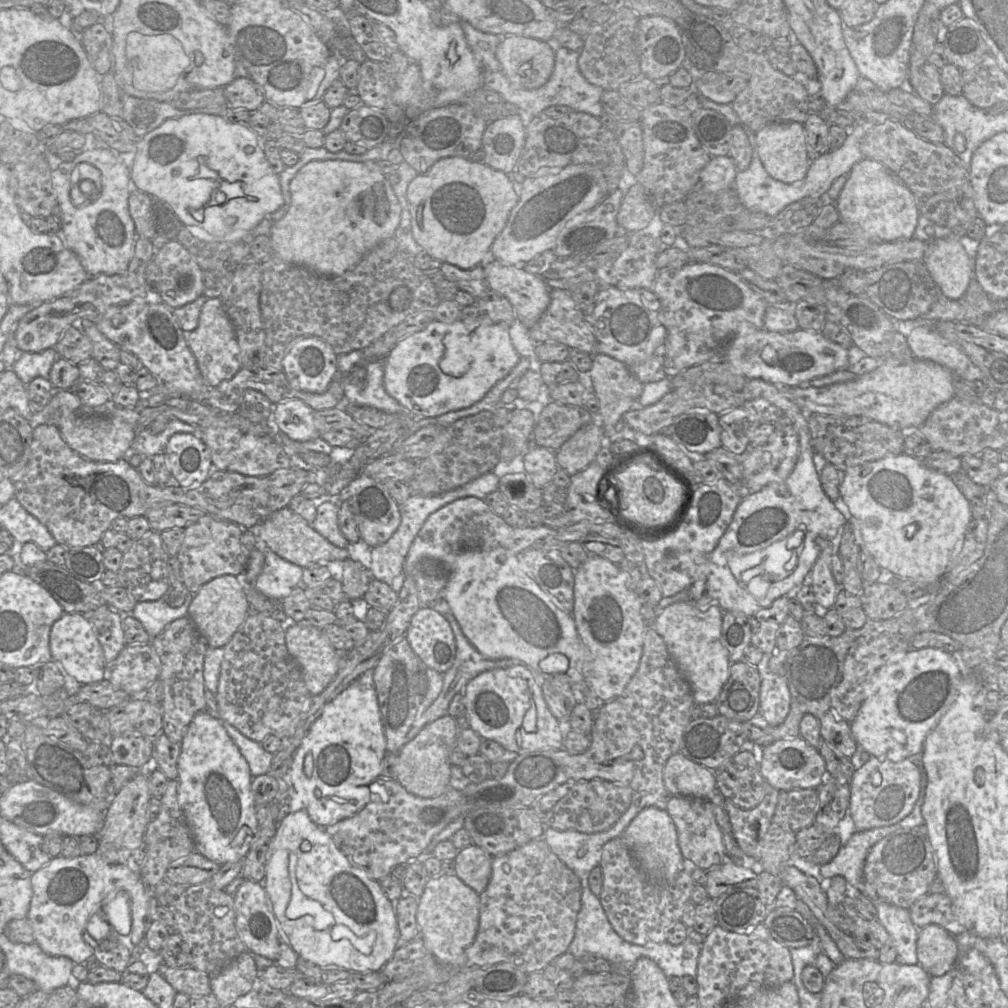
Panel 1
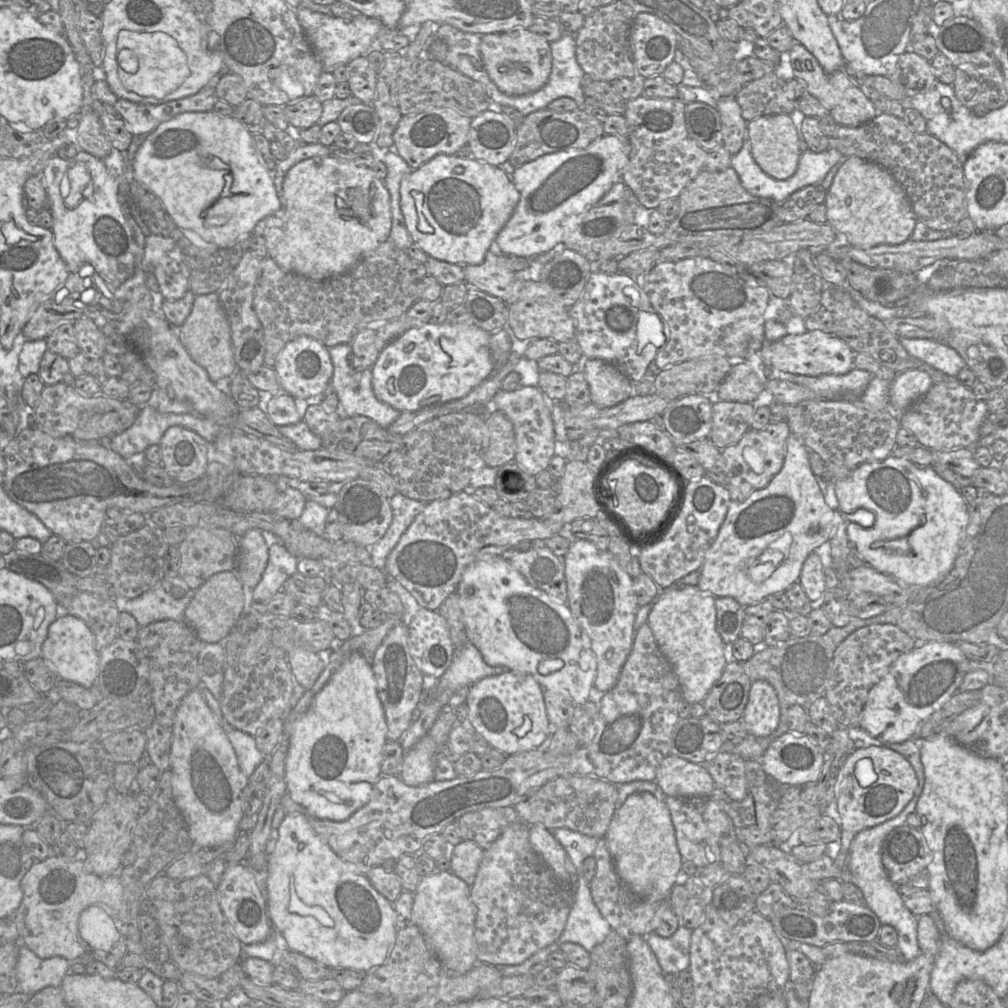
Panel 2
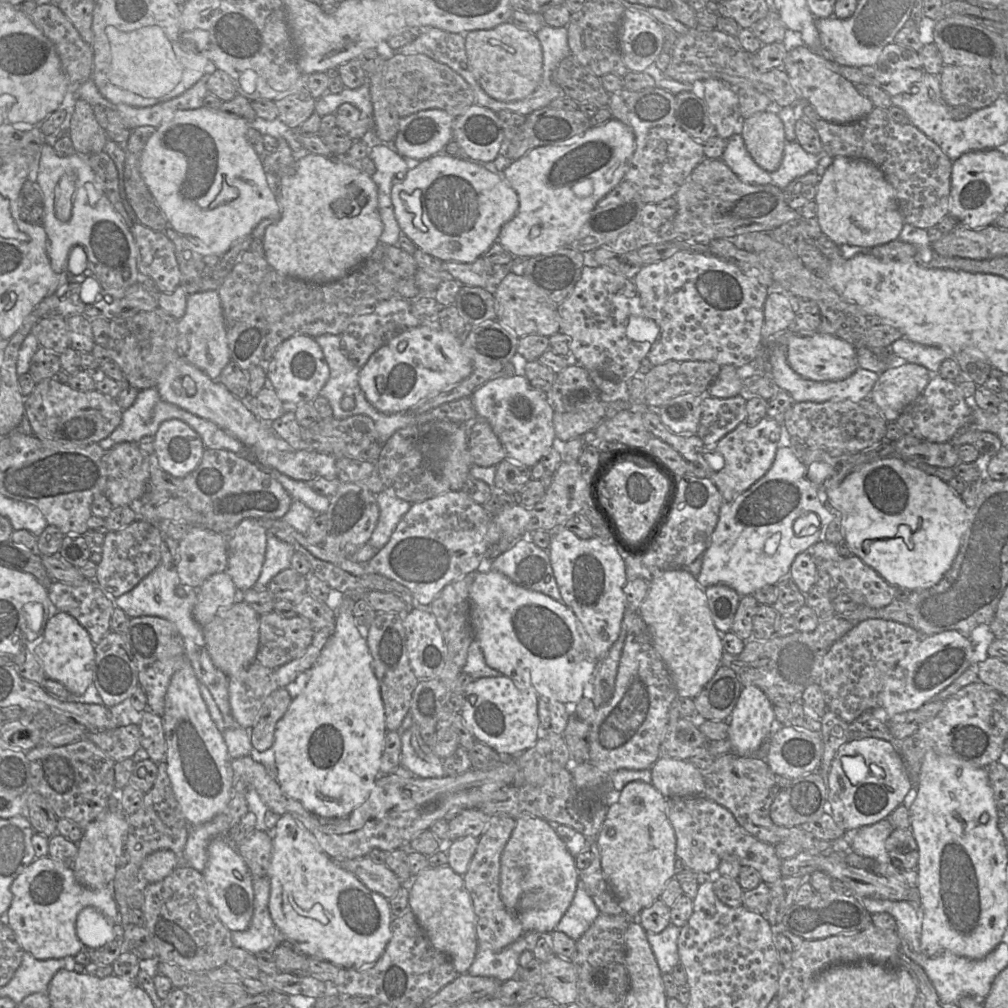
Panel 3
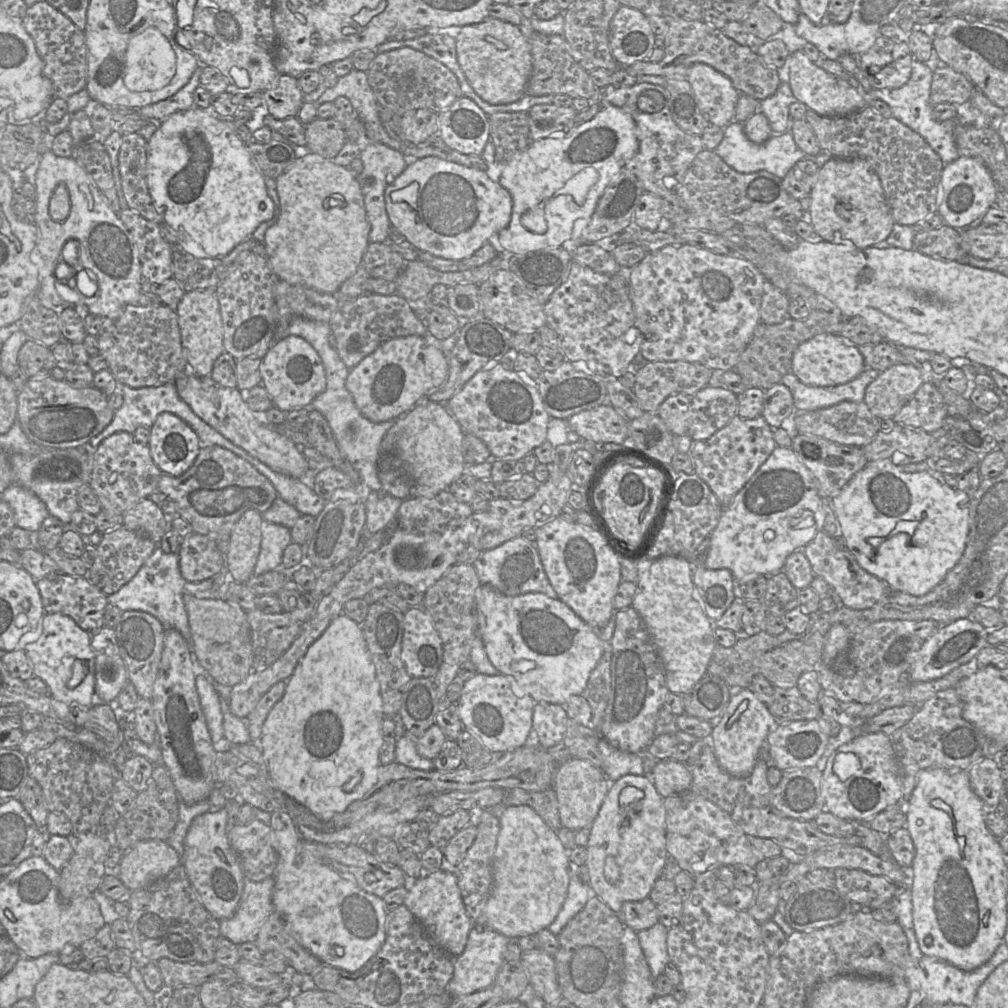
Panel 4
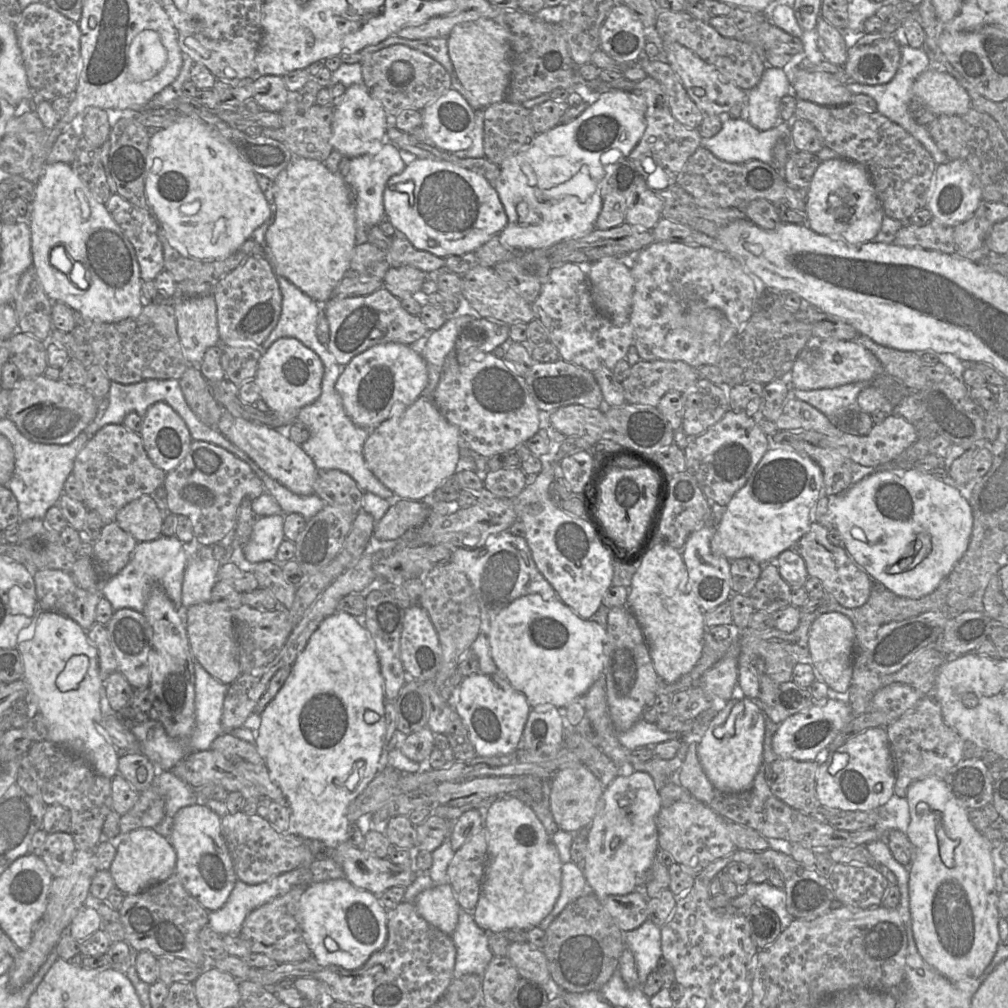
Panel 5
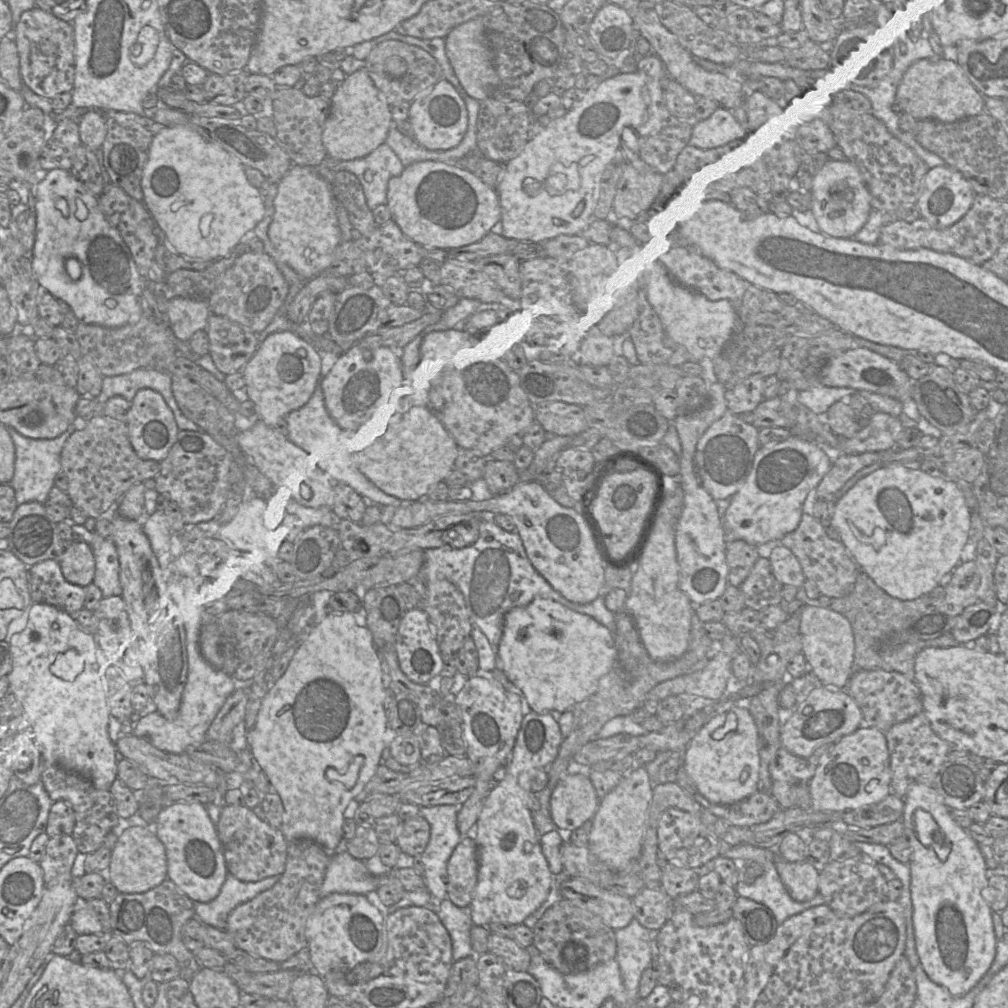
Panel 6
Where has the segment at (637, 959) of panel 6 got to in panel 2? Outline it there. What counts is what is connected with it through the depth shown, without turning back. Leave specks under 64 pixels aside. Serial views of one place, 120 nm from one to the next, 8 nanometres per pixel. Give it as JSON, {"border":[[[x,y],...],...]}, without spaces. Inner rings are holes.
{"border":[[[679,925],[669,937],[661,937],[654,931],[642,935],[664,974],[677,974],[689,970],[692,930]]]}

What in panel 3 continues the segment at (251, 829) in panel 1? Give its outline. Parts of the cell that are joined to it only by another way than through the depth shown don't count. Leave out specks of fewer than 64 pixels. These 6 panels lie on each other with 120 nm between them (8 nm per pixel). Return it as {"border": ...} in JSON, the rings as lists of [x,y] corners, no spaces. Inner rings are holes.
{"border":[[[188,659],[171,678],[161,718],[167,747],[167,773],[174,795],[190,826],[209,822],[227,808],[234,796],[234,773],[223,733],[210,716]]]}

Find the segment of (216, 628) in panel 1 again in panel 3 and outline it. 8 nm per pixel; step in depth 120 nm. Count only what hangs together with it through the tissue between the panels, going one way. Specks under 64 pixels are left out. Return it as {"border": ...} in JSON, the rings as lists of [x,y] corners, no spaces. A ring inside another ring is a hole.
{"border":[[[219,572],[209,576],[200,586],[192,612],[193,619],[203,627],[222,609],[237,601],[237,588],[229,574]]]}

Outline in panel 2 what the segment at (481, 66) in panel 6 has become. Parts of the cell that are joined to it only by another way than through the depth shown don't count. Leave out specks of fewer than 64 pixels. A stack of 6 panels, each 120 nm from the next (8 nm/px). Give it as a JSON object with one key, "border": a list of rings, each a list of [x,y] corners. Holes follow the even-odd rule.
{"border":[[[516,26],[506,32],[481,36],[483,66],[498,89],[511,96],[531,94],[548,81],[552,69],[550,43],[527,28]]]}

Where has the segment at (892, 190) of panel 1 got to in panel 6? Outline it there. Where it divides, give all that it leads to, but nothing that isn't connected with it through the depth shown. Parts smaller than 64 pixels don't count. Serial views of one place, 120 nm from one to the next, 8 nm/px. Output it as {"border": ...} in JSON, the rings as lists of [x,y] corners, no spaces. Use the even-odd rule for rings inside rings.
{"border":[[[829,159],[813,175],[811,188],[812,202],[810,211],[820,231],[836,238],[853,238],[865,225],[870,212],[871,194],[858,167],[848,160]]]}

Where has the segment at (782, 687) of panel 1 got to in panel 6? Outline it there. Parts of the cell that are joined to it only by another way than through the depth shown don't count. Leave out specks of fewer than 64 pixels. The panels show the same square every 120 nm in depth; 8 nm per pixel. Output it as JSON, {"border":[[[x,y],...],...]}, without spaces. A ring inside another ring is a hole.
{"border":[[[732,707],[705,724],[686,747],[684,767],[698,792],[714,804],[735,804],[758,791],[758,732],[748,709]]]}

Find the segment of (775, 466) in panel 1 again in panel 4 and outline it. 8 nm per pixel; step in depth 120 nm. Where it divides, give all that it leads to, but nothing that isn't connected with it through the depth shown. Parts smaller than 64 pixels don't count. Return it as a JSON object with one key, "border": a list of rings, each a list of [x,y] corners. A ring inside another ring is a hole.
{"border":[[[736,415],[707,440],[693,440],[689,455],[695,471],[718,498],[722,507],[754,476],[776,447],[773,428],[762,415],[743,419]]]}

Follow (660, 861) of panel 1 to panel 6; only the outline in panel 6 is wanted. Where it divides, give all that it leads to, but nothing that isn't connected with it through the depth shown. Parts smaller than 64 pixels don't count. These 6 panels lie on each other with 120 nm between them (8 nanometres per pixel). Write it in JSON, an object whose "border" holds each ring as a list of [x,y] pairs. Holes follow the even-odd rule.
{"border":[[[640,766],[630,777],[622,777],[617,787],[600,800],[592,819],[593,826],[588,848],[595,858],[609,868],[622,870],[631,861],[638,859],[652,800],[652,791],[647,770],[644,766]]]}

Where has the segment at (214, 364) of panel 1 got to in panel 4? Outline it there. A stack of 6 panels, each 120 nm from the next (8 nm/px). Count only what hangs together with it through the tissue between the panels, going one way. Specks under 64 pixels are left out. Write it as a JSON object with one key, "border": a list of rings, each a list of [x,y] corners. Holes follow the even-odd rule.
{"border":[[[215,288],[184,292],[175,312],[184,357],[189,369],[193,375],[209,377],[214,361],[225,351],[223,346],[223,325]]]}

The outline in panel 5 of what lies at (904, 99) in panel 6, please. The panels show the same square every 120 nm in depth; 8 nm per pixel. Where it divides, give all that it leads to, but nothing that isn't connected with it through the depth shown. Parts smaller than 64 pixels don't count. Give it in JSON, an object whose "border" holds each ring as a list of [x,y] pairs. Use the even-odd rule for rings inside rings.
{"border":[[[932,68],[916,79],[913,95],[937,116],[962,115],[971,109],[970,96],[955,78]]]}

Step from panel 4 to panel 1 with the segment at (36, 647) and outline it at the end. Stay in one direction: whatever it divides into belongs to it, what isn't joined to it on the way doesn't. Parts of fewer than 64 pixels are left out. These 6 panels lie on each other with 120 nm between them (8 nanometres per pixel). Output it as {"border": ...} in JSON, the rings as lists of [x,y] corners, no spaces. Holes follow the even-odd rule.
{"border":[[[64,612],[51,627],[49,645],[52,660],[80,684],[100,682],[106,677],[103,649],[91,623],[83,614]]]}

